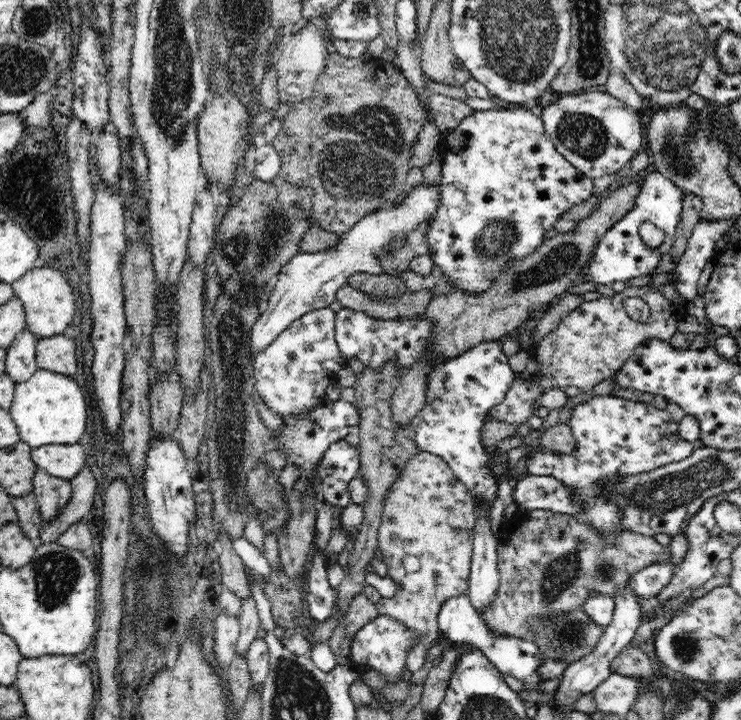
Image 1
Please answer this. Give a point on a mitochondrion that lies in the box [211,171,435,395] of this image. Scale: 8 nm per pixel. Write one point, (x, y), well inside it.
(260, 237)

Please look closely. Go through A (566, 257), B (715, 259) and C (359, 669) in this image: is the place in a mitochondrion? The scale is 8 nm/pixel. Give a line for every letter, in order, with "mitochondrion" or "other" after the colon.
A: mitochondrion
B: other
C: other

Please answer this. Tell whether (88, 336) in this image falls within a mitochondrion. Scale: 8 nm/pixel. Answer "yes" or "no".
no

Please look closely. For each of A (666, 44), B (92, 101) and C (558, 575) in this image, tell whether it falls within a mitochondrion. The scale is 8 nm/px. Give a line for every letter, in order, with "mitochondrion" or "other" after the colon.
A: mitochondrion
B: other
C: mitochondrion

